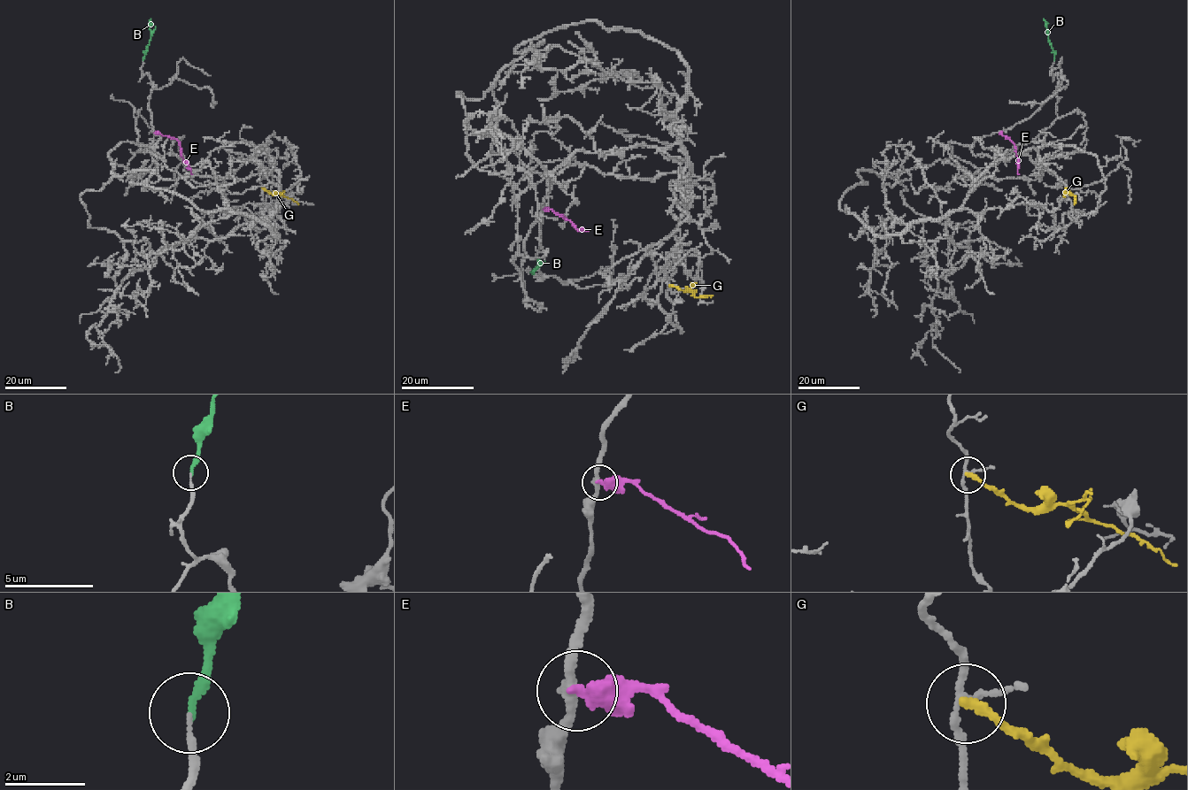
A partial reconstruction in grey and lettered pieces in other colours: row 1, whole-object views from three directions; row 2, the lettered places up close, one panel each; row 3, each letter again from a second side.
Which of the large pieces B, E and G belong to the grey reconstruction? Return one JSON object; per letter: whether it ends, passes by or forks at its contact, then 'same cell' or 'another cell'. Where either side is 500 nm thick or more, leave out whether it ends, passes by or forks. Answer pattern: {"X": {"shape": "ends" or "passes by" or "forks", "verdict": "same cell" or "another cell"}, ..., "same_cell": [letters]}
{"B": {"shape": "ends", "verdict": "same cell"}, "E": {"verdict": "another cell"}, "G": {"shape": "ends", "verdict": "another cell"}, "same_cell": ["B"]}

